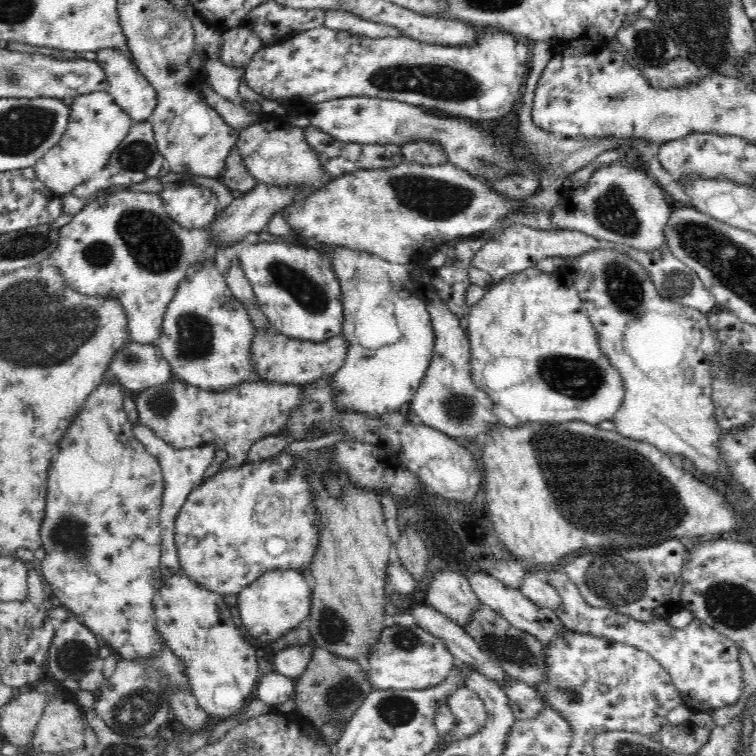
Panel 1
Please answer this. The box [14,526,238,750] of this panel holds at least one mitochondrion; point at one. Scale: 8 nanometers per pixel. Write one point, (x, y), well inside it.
(131, 713)

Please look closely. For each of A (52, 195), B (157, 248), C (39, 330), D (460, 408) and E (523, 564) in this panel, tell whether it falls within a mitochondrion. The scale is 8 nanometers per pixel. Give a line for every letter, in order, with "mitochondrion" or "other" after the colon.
A: other
B: mitochondrion
C: mitochondrion
D: mitochondrion
E: other

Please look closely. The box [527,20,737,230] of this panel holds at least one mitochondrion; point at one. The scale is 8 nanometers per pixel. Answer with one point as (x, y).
(650, 47)

